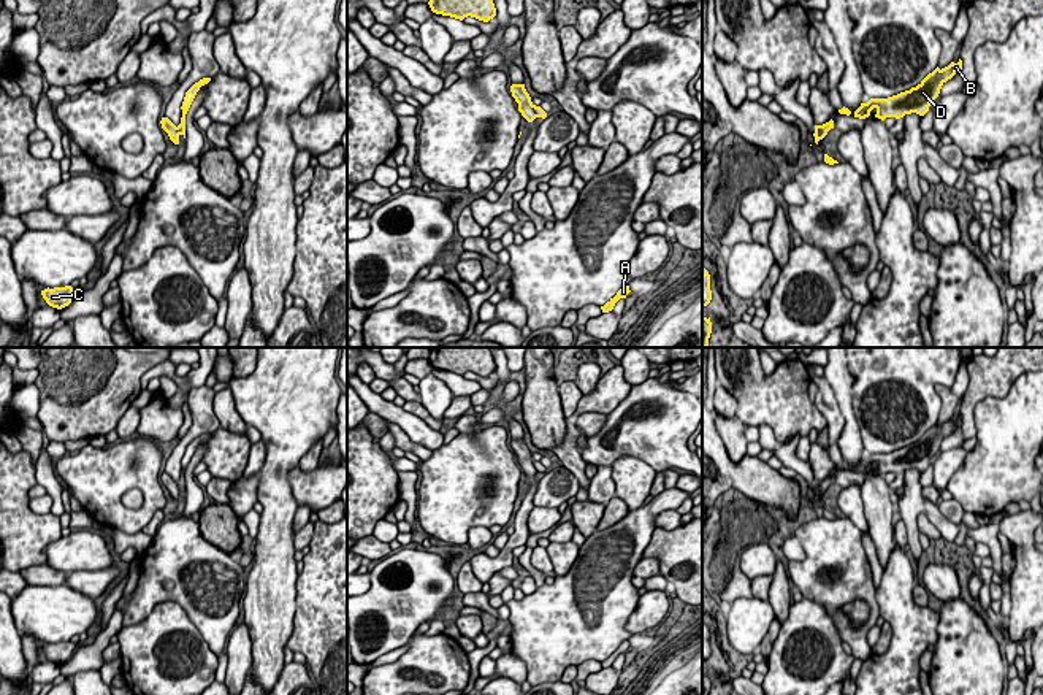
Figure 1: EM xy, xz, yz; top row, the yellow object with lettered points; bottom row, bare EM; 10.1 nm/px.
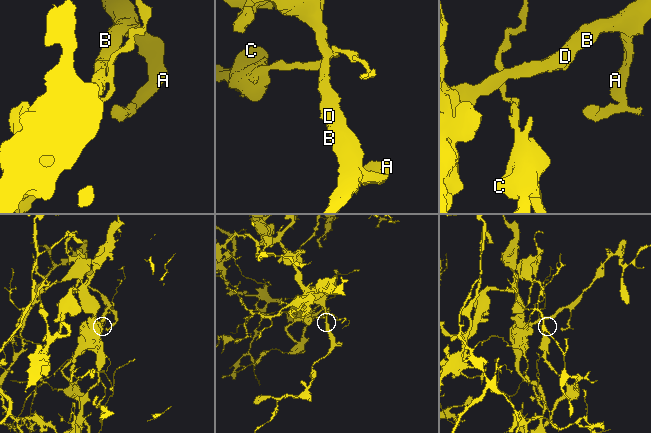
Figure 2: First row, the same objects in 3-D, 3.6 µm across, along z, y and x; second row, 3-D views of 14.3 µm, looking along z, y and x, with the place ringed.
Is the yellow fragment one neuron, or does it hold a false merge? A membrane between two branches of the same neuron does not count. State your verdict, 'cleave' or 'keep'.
cleave

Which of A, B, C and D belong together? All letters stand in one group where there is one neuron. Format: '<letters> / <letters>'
A B D / C

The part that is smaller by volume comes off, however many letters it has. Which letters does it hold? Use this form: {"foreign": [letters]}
{"foreign": ["C"]}

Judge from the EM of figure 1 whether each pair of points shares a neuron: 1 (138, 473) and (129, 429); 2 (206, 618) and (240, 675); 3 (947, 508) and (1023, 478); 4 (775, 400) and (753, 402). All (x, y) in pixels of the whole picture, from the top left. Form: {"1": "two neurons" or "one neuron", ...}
{"1": "two neurons", "2": "two neurons", "3": "two neurons", "4": "one neuron"}

